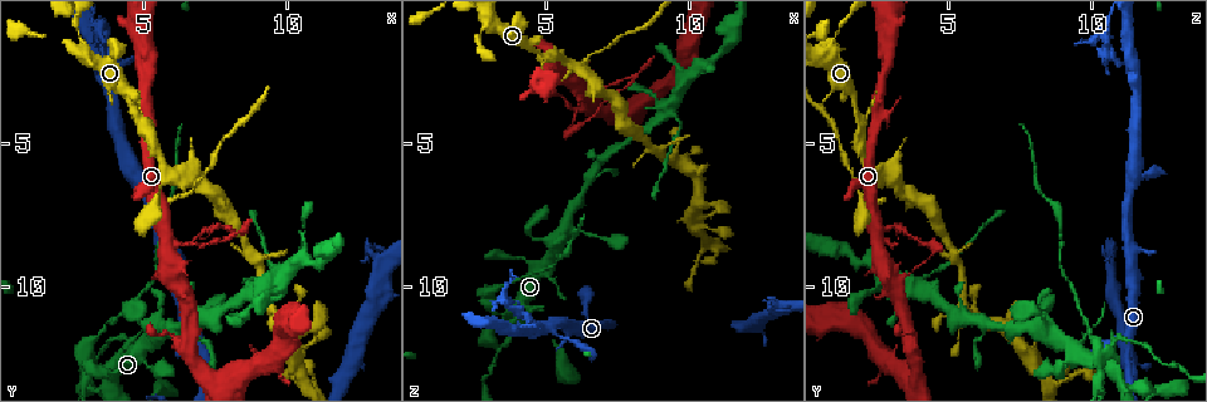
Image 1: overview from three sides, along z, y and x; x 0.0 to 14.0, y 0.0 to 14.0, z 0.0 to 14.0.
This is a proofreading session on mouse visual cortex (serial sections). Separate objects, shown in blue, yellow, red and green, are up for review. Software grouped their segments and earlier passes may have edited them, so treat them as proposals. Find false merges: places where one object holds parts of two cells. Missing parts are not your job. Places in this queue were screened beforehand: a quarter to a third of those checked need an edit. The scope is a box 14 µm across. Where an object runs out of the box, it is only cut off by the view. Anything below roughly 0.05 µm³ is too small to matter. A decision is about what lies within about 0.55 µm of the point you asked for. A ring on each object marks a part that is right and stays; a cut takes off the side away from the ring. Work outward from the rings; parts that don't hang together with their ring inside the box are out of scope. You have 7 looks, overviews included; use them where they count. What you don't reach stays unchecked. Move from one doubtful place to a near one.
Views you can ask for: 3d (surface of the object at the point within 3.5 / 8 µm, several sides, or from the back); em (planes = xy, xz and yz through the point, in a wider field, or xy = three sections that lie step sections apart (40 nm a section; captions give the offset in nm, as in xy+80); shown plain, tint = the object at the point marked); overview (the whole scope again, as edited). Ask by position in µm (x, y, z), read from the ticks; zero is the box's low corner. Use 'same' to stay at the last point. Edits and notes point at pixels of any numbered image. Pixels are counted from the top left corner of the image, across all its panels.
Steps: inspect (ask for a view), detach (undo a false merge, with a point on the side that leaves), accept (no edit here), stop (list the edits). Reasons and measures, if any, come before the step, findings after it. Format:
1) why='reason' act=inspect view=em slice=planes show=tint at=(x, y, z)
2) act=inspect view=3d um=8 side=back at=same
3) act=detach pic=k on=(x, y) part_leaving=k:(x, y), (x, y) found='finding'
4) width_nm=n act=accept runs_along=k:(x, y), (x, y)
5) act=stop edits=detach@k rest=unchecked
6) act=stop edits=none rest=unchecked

why='sharp bend' act=inspect view=3d um=3.5 at=(6.5, 6.8, 2.0)

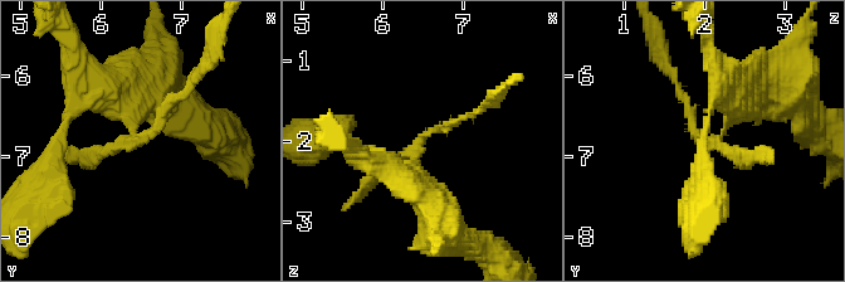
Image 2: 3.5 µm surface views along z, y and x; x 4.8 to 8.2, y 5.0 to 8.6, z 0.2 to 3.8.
why='need the tissue' act=inspect view=em slice=xy step=3 show=tint at=(6.45, 6.80, 2.00)

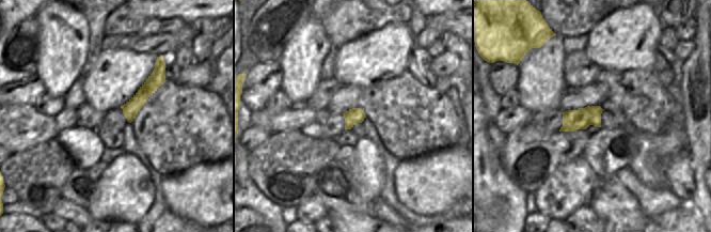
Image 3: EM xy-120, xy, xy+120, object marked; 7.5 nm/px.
act=detach pic=2 on=(89, 152) found='a second cell is stuck on'

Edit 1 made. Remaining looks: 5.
why='thick turns thin' act=inspect view=3d um=3.5 at=(9.8, 9.6, 4.3)

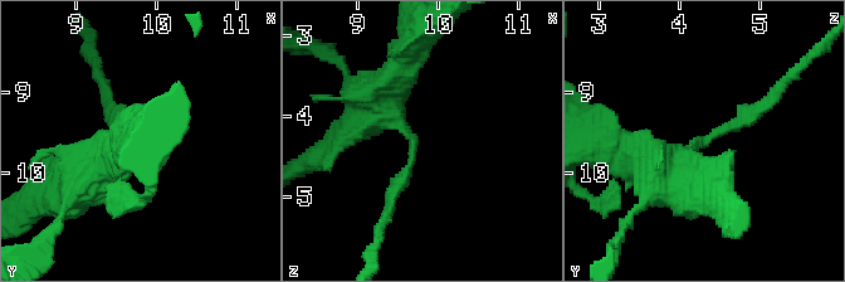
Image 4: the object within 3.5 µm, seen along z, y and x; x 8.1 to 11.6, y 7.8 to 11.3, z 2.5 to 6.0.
arm_widths_nm=150,450 why='now the EM' act=inspect view=em slice=xy step=1 show=plain at=(9.65, 9.65, 4.35)

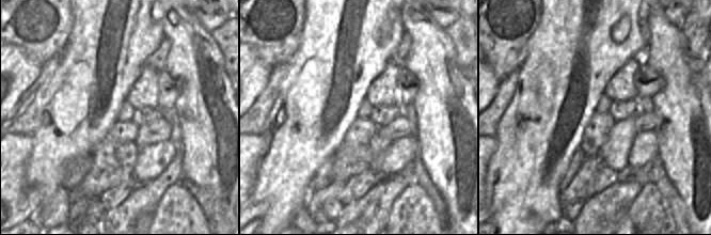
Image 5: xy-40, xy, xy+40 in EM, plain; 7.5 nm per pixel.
act=inspect view=em slice=xy step=1 show=tint at=same

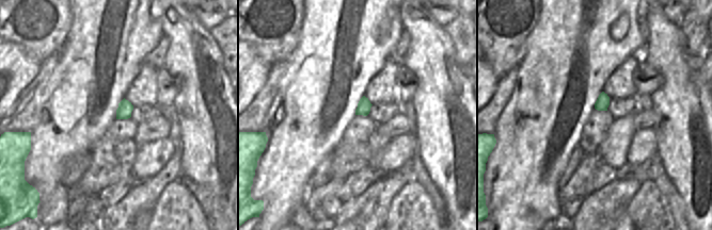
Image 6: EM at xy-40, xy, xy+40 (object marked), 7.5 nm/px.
act=detach pic=4 on=(734, 127) part_leaving=4:(697, 142), (752, 116), (785, 81) found='a second cell is stuck on'

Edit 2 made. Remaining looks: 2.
act=stop edits=detach@2,detach@4 rest=unchecked

